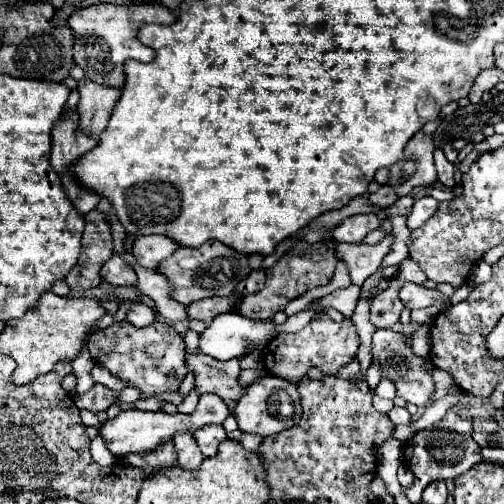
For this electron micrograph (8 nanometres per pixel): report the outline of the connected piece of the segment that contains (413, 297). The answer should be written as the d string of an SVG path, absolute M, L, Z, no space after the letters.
M406 283L400 289L400 299L406 309L436 307L438 311L444 311L450 305L450 299L444 293L440 293L438 289L428 289L418 283Z

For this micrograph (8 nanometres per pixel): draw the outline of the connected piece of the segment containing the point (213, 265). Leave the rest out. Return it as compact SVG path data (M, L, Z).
M206 241L196 249L188 249L188 247L176 249L176 253L160 265L160 273L164 273L172 281L174 285L172 297L184 307L188 307L192 301L200 301L216 295L230 295L236 289L236 285L244 281L252 271L248 261L250 255L246 253L236 253L236 249L222 245L220 241Z

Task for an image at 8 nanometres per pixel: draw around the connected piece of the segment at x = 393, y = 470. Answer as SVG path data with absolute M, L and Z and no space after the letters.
M394 437L388 438L378 449L377 475L382 478L392 496L400 494L403 487L397 479L397 470L402 464L404 445Z

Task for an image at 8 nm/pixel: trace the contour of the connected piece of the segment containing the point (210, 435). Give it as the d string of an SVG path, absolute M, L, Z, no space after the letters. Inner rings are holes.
M206 425L196 431L194 439L196 439L200 451L204 453L204 457L214 457L218 453L220 441L226 439L226 431L222 425Z

